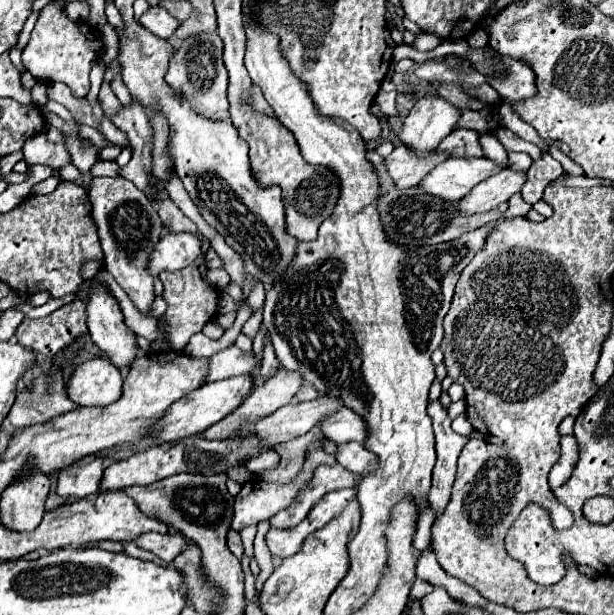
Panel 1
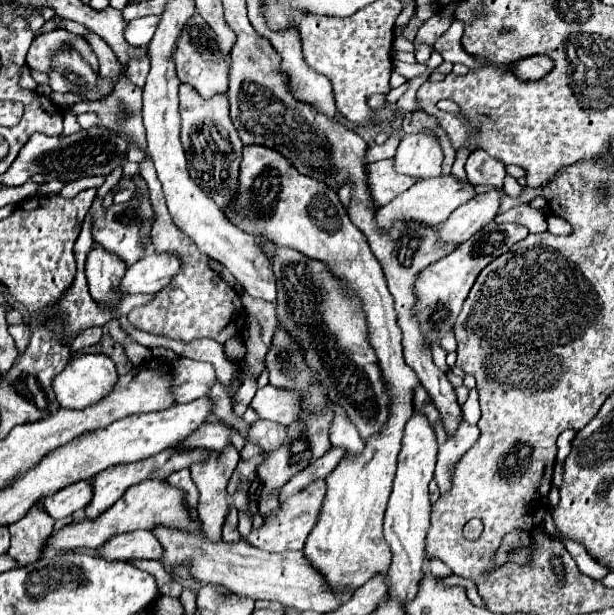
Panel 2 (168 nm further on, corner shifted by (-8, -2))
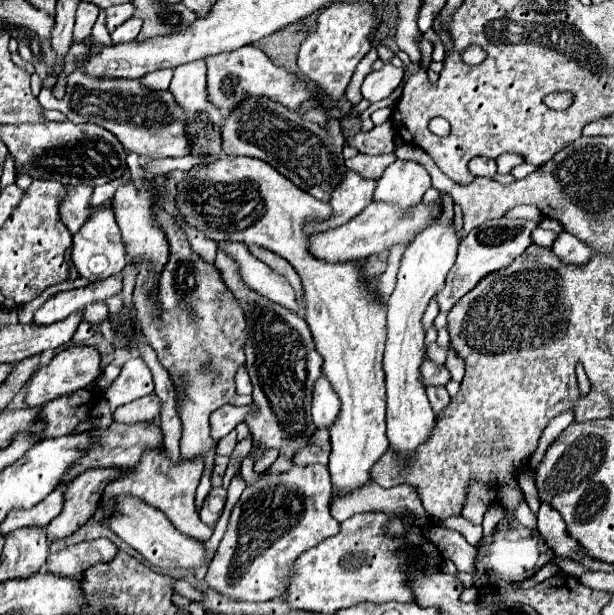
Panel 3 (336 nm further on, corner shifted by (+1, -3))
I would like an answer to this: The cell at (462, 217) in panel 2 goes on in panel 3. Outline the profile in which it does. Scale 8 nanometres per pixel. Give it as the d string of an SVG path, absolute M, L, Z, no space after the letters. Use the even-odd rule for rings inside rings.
M433 224L423 230L405 250L397 274L397 286L387 300L387 344L383 356L387 386L387 438L399 456L409 458L419 444L429 438L435 412L427 400L421 382L421 364L425 358L425 330L421 318L429 300L443 288L449 268L455 264L459 238L453 224Z

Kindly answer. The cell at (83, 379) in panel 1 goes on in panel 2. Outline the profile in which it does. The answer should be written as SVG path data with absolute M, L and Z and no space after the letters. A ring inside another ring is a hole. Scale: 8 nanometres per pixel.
M78 355L78 357L72 357L68 367L62 371L62 375L58 375L52 383L54 387L54 393L58 397L58 403L62 407L68 407L68 409L86 409L86 407L92 407L96 405L98 401L102 401L104 397L108 397L114 387L118 383L118 371L116 371L116 365L106 357L106 355Z

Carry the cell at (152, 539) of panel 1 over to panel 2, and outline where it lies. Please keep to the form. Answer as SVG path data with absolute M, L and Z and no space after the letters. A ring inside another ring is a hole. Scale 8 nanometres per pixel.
M132 531L126 535L116 535L98 549L104 559L160 559L164 555L164 547L152 535L152 531Z

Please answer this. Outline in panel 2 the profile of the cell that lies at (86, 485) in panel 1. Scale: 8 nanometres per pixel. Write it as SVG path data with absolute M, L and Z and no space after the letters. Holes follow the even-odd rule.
M76 481L70 487L64 487L56 491L54 495L48 495L44 499L44 509L54 517L68 517L74 515L76 511L84 509L90 503L92 497L92 483L90 481Z

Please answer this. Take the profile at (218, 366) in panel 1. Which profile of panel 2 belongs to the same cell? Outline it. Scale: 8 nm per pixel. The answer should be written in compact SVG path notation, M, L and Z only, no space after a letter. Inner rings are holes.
M178 359L178 363L174 365L174 379L178 379L178 403L190 403L190 399L198 399L212 389L212 385L216 383L216 373L214 365L210 363L194 359Z

